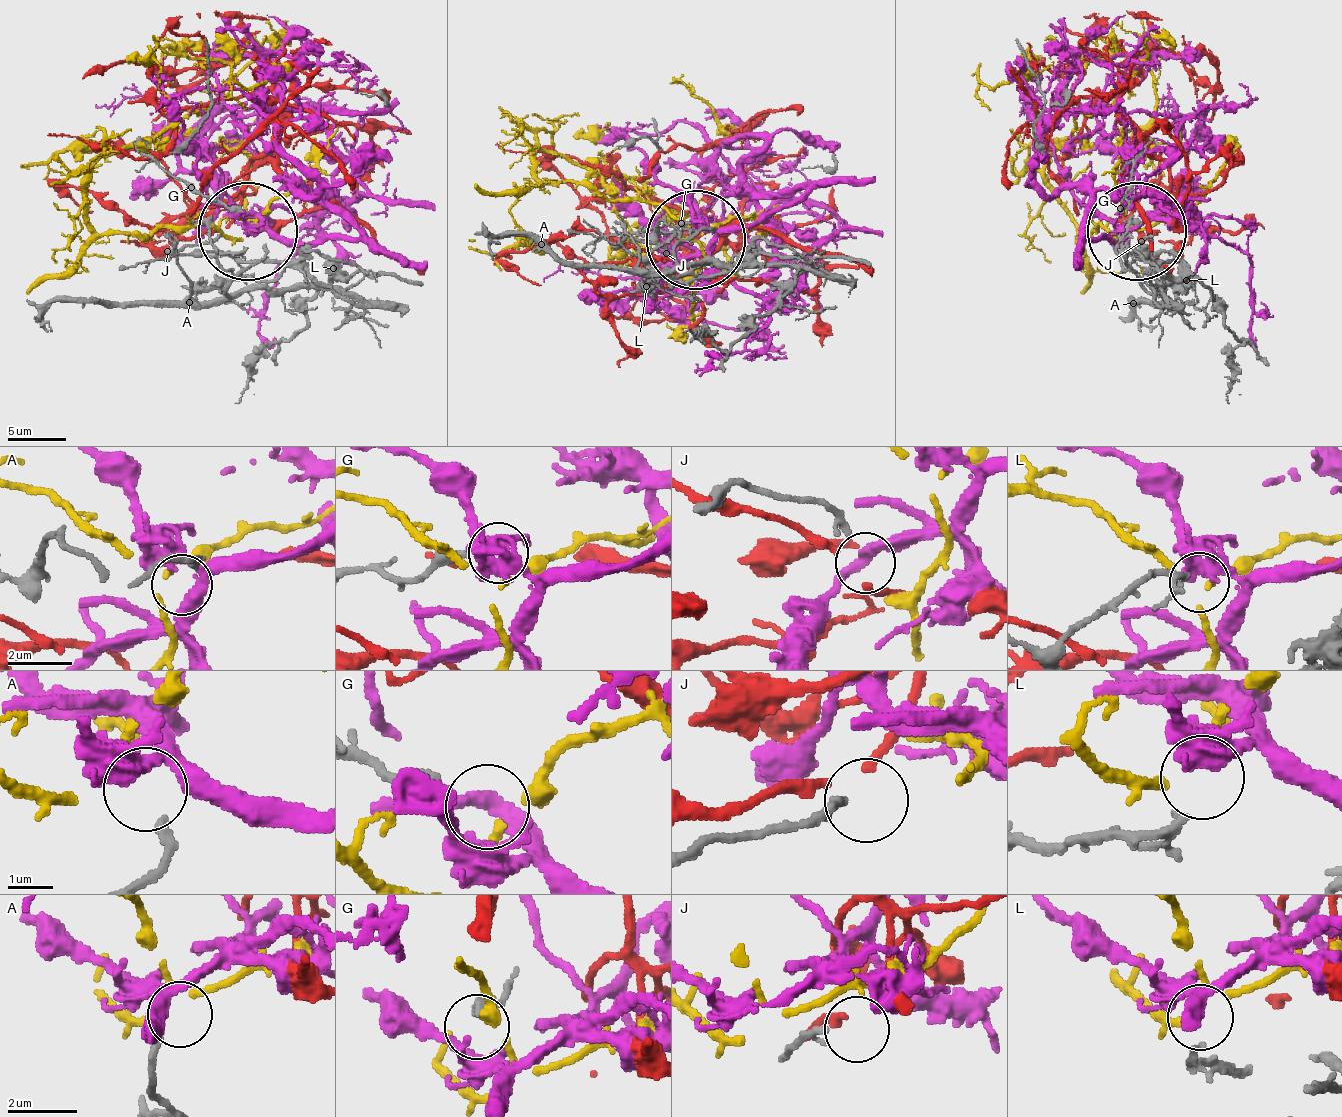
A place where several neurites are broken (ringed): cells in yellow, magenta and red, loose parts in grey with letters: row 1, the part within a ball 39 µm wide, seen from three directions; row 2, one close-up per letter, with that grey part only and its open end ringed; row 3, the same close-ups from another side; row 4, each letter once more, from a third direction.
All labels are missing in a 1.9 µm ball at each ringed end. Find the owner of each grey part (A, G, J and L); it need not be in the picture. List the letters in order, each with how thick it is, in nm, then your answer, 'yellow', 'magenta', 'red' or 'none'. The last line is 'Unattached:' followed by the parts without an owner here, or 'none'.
A: calibre 220 nm; none
G: calibre 400 nm; none
J: calibre 220 nm; none
L: calibre 120 nm; none
Unattached: A, G, J, L

